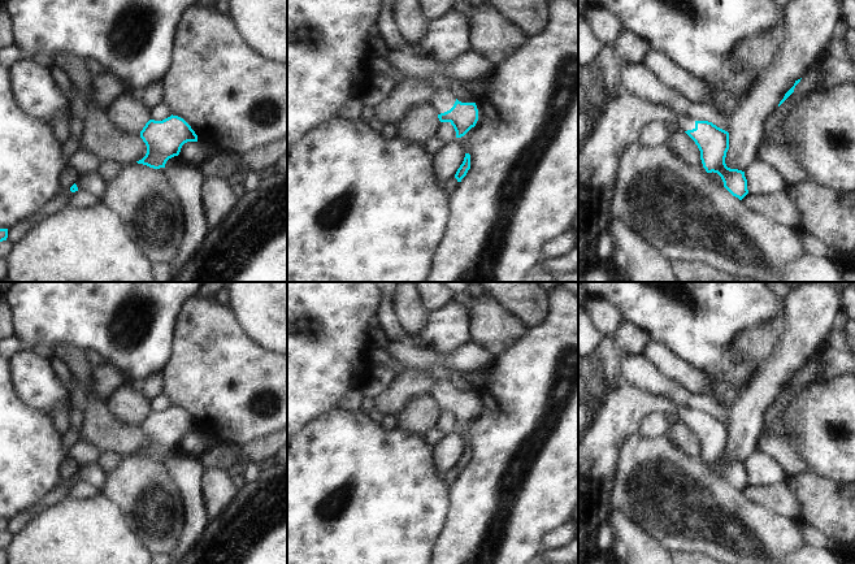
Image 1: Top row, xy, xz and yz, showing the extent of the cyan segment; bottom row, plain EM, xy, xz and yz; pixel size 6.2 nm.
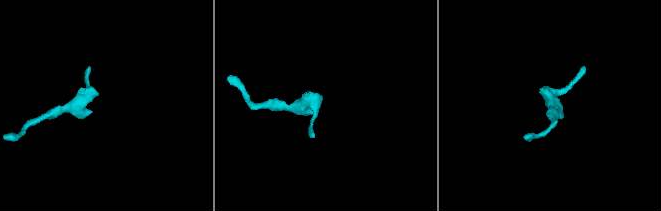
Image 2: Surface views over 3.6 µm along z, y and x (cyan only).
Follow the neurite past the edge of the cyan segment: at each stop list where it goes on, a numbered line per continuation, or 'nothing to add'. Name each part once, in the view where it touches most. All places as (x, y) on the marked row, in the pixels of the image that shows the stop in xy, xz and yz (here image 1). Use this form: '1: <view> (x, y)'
1: xz (442, 100)

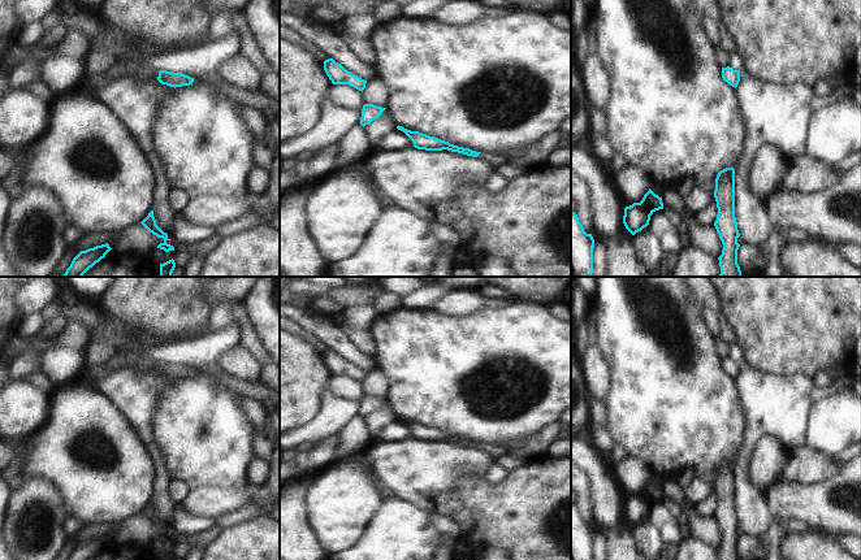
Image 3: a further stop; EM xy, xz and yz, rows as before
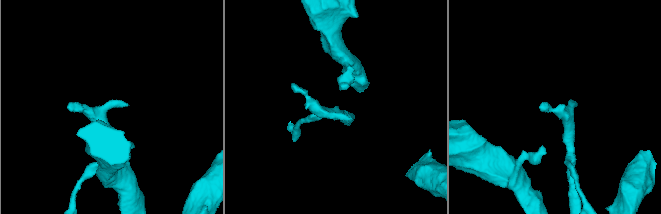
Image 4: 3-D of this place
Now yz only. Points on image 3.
nothing to add

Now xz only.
1: xz (496, 160)

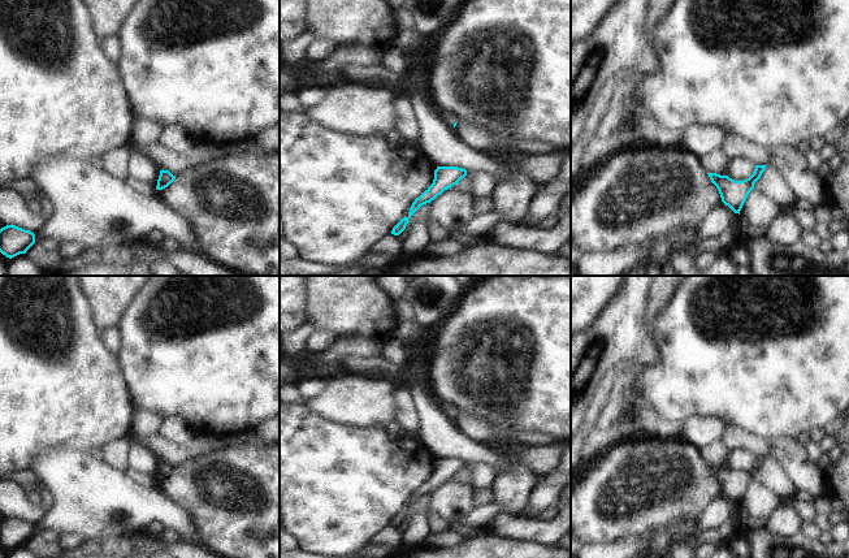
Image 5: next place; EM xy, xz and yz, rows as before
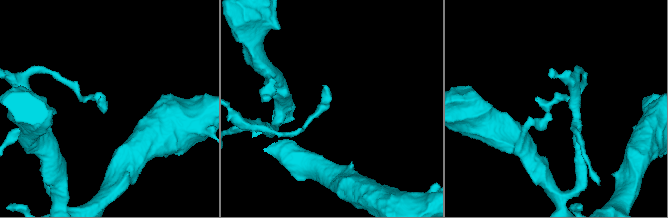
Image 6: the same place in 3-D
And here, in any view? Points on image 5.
1: xz (450, 119)

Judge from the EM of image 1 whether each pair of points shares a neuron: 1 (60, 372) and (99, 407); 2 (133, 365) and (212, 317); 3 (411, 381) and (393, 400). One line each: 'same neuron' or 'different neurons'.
1: different neurons
2: different neurons
3: same neuron

